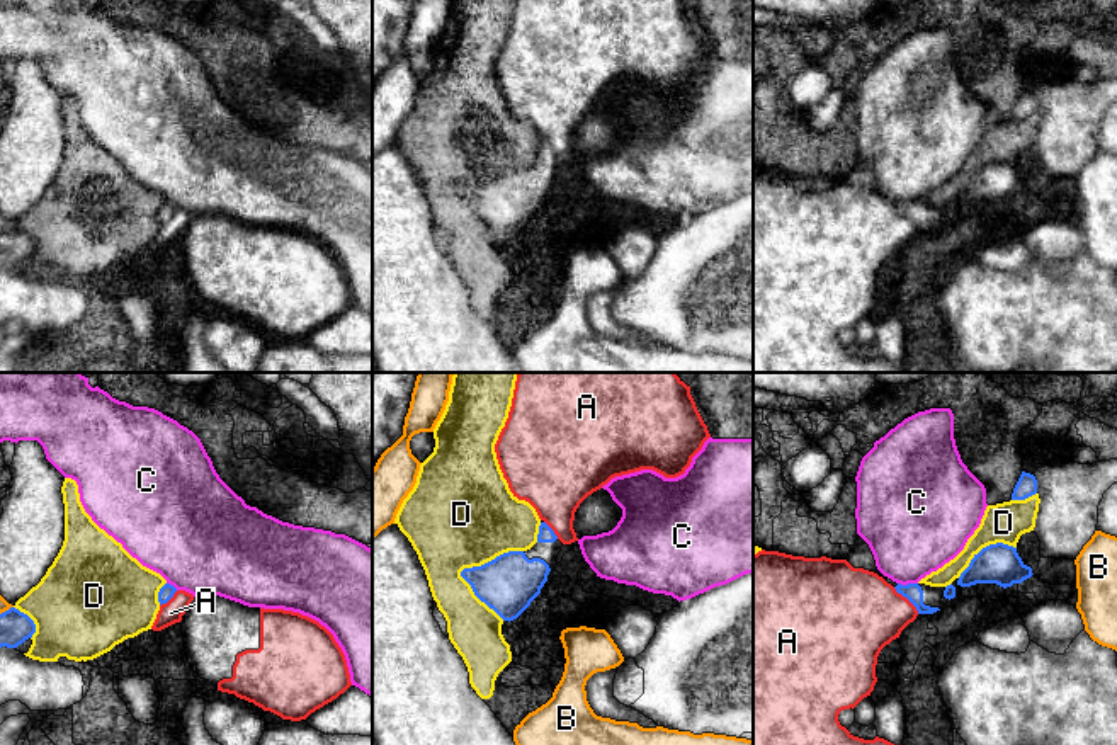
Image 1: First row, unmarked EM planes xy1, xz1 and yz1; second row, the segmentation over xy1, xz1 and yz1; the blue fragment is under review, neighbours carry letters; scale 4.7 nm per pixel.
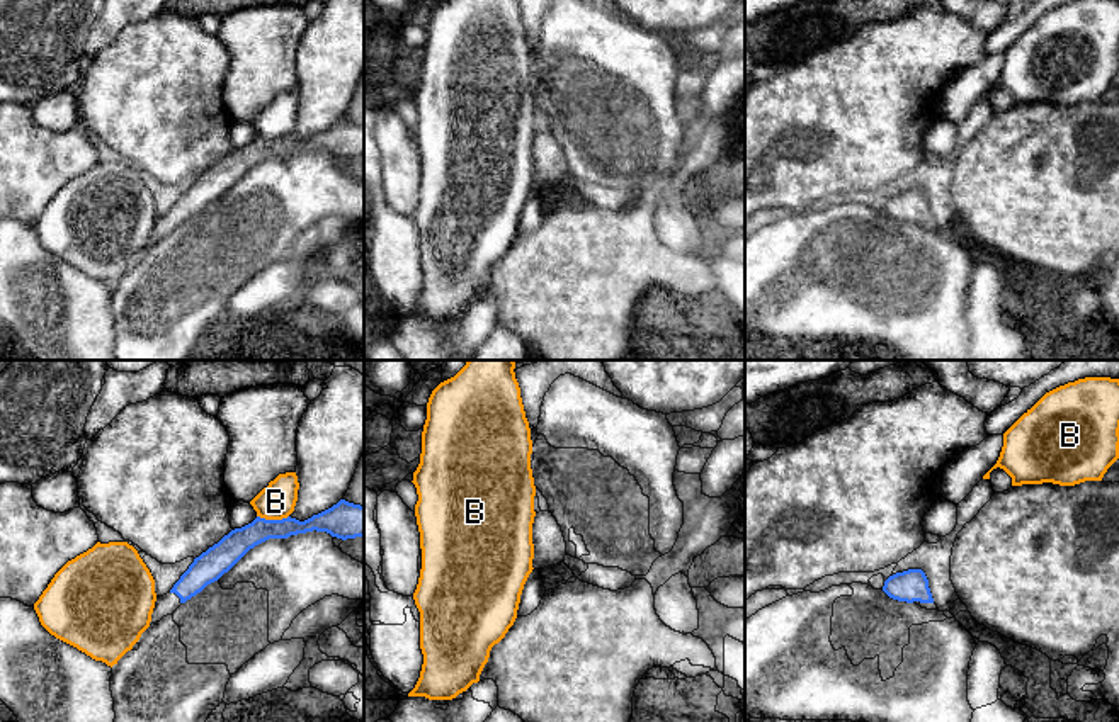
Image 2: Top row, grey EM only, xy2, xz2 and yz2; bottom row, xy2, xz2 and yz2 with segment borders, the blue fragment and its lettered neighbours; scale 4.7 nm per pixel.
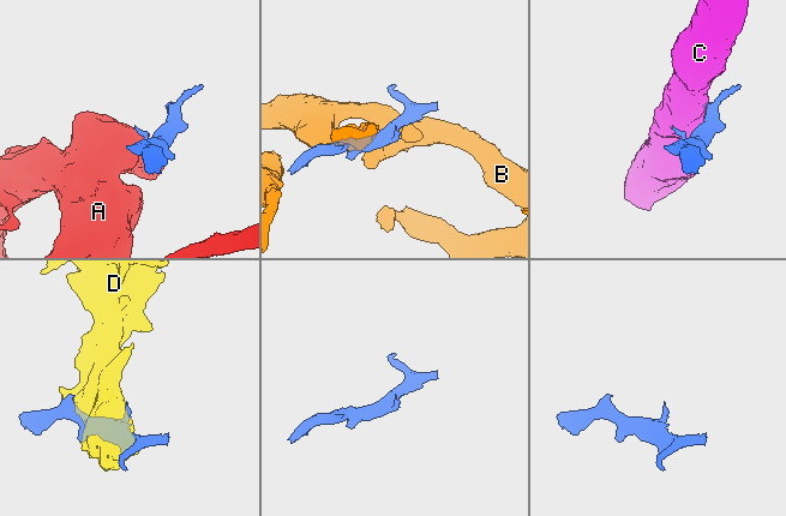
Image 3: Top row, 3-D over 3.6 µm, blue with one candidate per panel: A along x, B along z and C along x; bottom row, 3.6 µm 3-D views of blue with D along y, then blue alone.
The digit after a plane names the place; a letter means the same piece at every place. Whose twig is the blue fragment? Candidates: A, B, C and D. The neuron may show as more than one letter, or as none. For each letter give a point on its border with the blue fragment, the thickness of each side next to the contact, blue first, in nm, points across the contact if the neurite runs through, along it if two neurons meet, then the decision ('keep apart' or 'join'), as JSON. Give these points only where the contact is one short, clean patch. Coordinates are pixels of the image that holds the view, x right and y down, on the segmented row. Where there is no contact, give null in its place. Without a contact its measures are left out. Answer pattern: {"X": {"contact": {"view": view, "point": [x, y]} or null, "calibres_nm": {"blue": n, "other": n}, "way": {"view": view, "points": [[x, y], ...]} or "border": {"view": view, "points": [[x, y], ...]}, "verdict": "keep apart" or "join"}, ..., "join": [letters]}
{"A": {"contact": {"view": "yz1", "point": [907, 597]}, "calibres_nm": {"blue": 90, "other": 400}, "border": {"view": "yz1", "points": [[893, 587], [918, 613]]}, "verdict": "keep apart"}, "B": {"contact": {"view": "xy2", "point": [272, 520]}, "calibres_nm": {"blue": 140, "other": 170}, "verdict": "keep apart"}, "C": {"contact": {"view": "yz1", "point": [908, 584]}, "calibres_nm": {"blue": 90, "other": 420}, "border": {"view": "yz1", "points": [[898, 582], [917, 584]]}, "verdict": "keep apart"}, "D": {"contact": {"view": "xz1", "point": [466, 568]}, "calibres_nm": {"blue": 280, "other": 500}, "verdict": "keep apart"}, "join": []}

